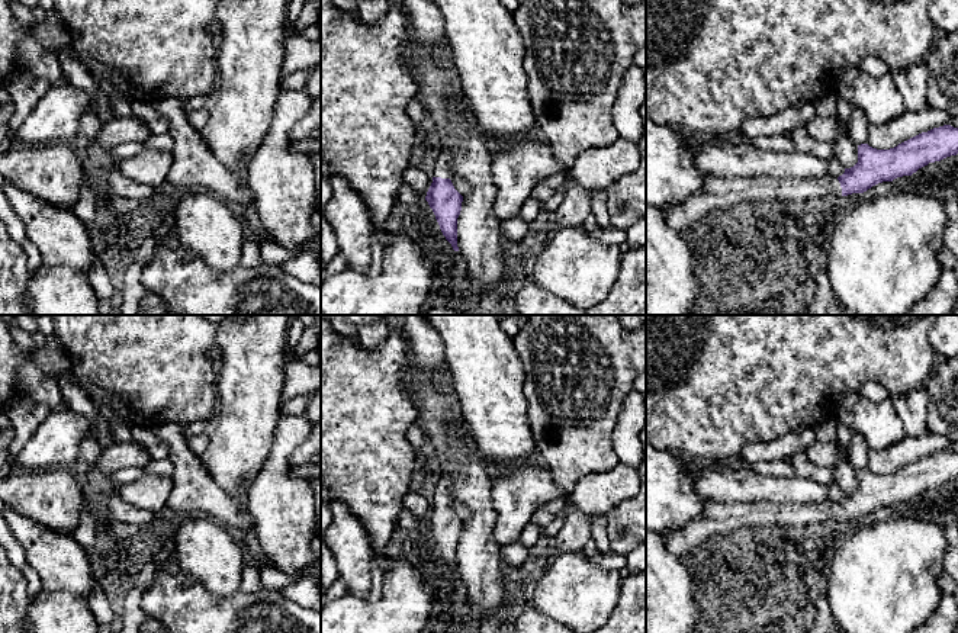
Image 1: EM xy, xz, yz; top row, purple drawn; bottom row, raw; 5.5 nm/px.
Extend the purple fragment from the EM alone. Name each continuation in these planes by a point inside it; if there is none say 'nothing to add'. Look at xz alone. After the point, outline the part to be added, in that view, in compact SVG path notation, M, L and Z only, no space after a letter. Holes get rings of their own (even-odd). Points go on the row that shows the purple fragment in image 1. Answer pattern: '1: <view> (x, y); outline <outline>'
1: xz (443, 169); outline M441 148L441 152L434 164L434 174L433 177L441 177L441 179L453 179L454 170L451 167L451 155L446 150Z

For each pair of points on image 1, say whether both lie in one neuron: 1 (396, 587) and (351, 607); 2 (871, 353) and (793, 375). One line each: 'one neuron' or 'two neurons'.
1: one neuron
2: one neuron

